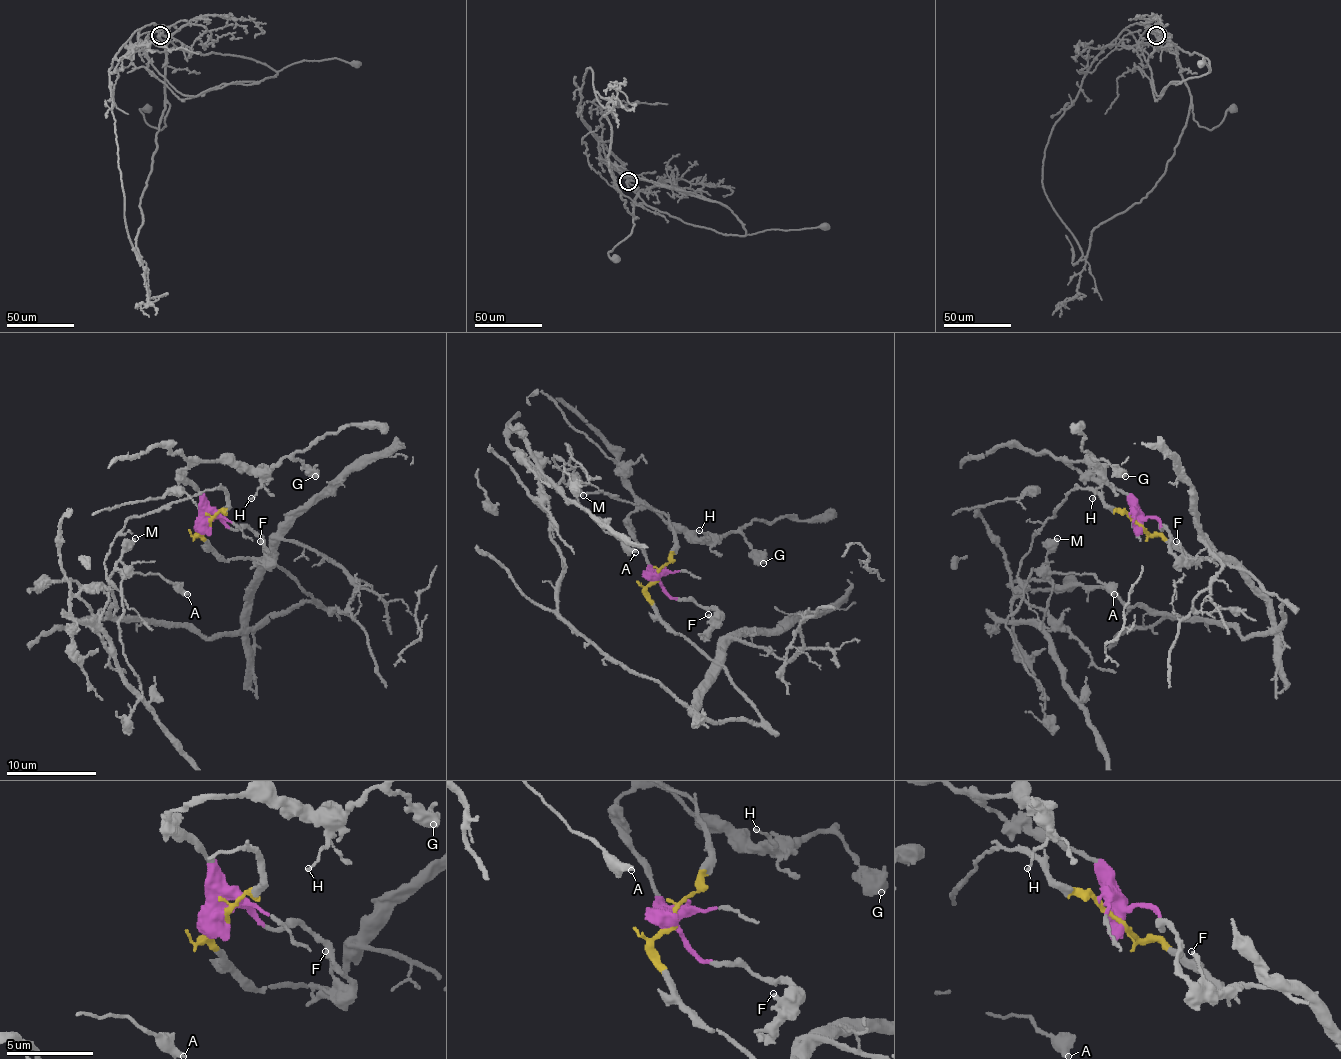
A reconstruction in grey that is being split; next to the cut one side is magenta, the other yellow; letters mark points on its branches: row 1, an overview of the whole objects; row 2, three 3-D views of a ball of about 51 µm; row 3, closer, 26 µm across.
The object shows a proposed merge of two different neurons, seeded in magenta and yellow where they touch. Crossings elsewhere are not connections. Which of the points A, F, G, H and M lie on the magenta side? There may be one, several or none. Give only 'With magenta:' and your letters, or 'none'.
With magenta: F, G, H

